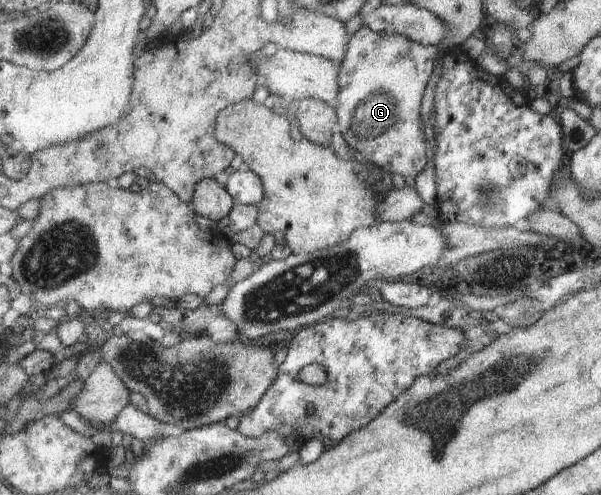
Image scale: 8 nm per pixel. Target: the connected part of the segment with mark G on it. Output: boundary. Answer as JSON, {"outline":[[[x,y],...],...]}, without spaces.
{"outline":[[[361,26],[350,36],[344,60],[339,65],[339,95],[333,108],[336,110],[337,131],[352,151],[359,152],[370,164],[385,173],[397,173],[407,187],[413,187],[414,179],[430,162],[431,150],[423,138],[421,125],[421,95],[438,53],[435,46],[421,46],[398,34],[374,33]]]}

